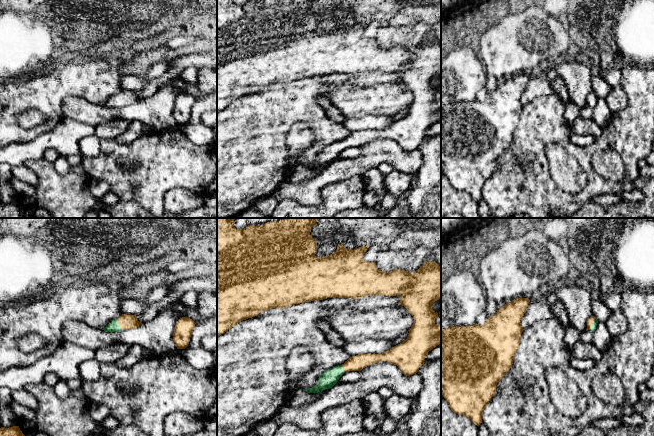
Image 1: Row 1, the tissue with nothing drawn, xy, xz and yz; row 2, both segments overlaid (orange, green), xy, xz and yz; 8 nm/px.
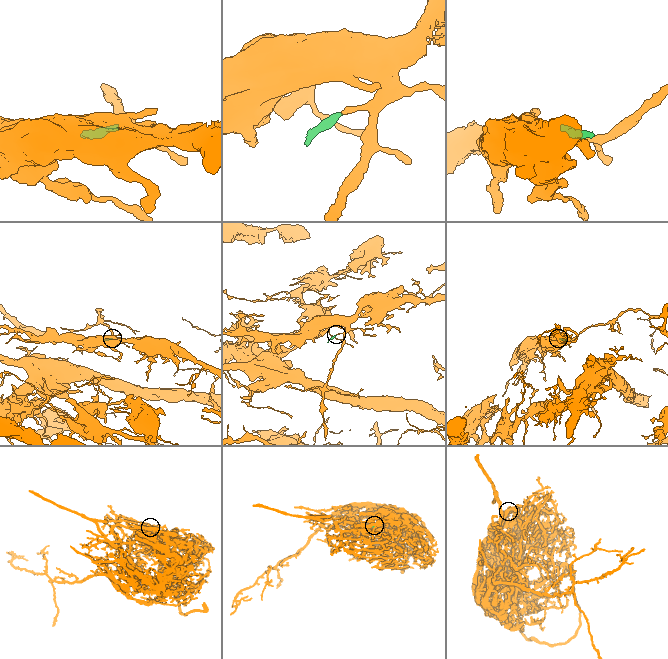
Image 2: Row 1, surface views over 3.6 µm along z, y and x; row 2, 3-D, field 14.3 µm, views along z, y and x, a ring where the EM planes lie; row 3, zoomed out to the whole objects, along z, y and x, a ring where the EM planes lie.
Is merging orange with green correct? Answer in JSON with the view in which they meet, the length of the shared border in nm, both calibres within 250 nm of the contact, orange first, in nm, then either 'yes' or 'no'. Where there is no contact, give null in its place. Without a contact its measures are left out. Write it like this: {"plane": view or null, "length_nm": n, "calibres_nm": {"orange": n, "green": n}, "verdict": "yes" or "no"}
{"plane": "xy", "length_nm": 100, "calibres_nm": {"orange": 130, "green": 90}, "verdict": "yes"}

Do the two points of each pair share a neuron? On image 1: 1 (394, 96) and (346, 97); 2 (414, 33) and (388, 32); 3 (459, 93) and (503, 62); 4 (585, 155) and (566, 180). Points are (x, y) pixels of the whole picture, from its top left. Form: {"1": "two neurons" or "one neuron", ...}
{"1": "one neuron", "2": "one neuron", "3": "two neurons", "4": "two neurons"}

